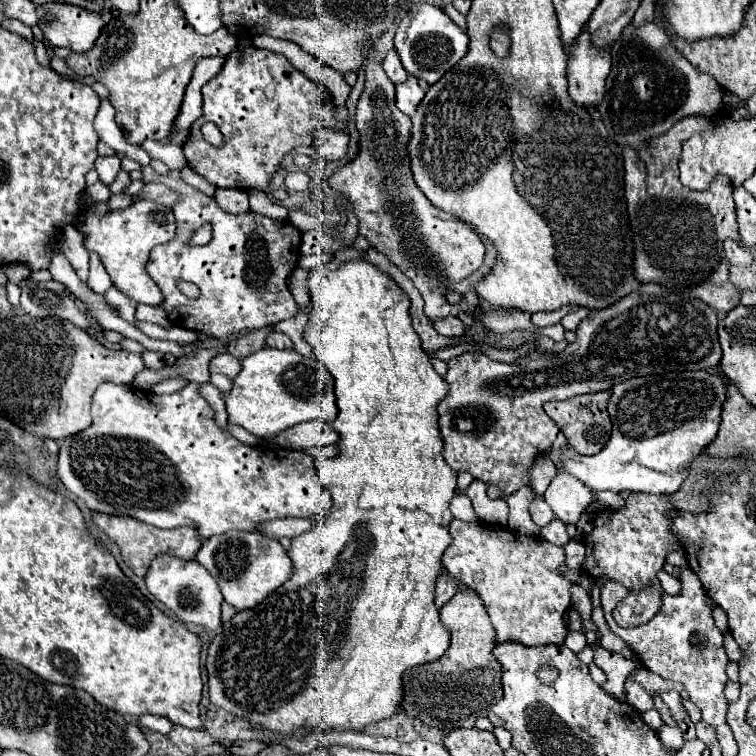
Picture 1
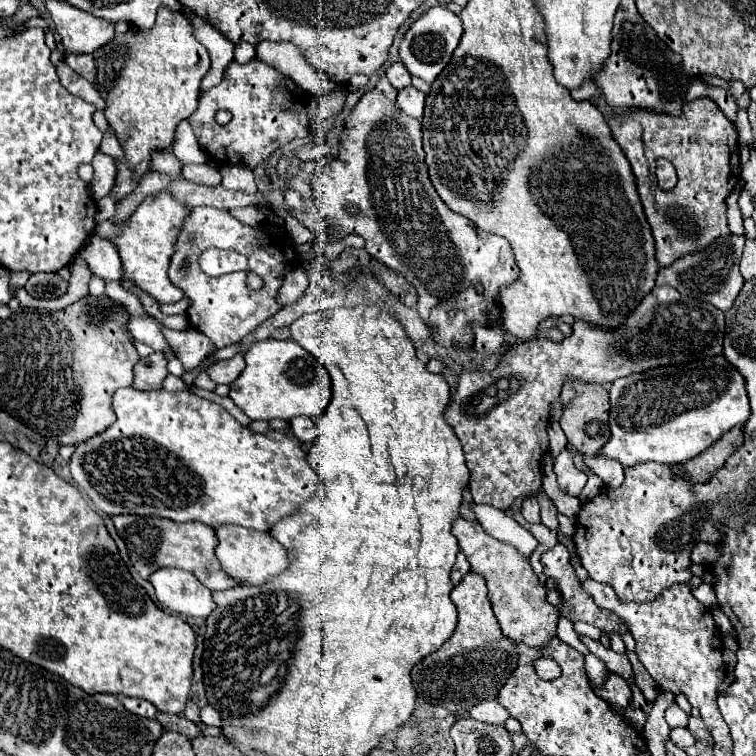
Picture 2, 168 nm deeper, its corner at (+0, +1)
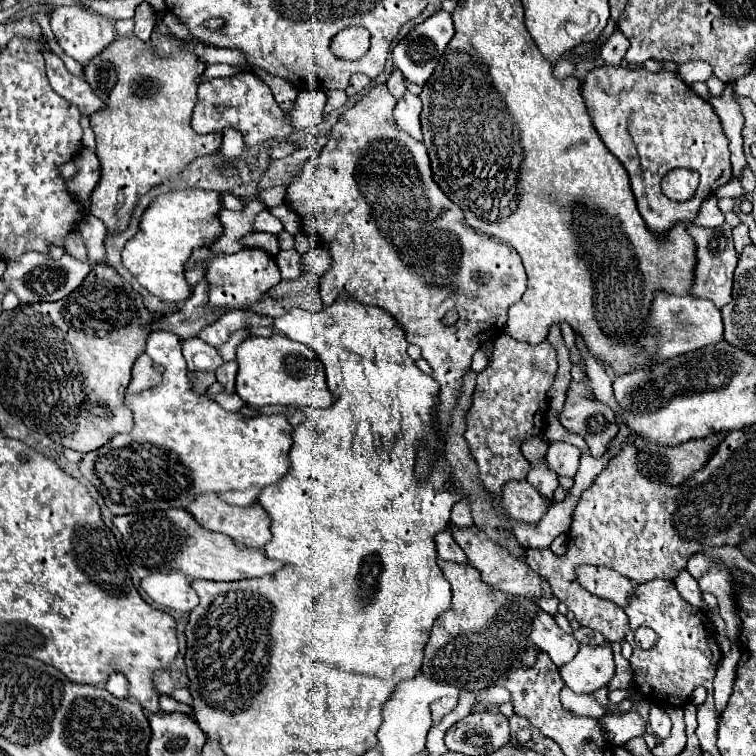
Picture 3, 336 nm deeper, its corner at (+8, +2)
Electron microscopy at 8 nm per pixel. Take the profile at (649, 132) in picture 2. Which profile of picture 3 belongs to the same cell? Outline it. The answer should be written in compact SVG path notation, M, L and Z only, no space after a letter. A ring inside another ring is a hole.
M604 64L604 66L592 68L586 74L586 78L582 82L582 96L586 100L586 108L590 112L592 124L598 130L602 142L622 162L622 166L628 170L632 192L636 196L640 216L644 218L650 232L654 232L656 236L668 234L676 224L680 224L684 220L694 220L700 212L702 202L716 188L720 188L724 182L732 180L728 138L722 132L720 118L716 116L716 112L712 110L712 106L706 100L696 96L680 80L678 74L668 72L668 70L650 74L644 68L628 70L626 66L606 66ZM674 168L688 168L688 170L696 170L700 174L698 192L686 202L676 202L676 200L670 200L662 194L660 182Z

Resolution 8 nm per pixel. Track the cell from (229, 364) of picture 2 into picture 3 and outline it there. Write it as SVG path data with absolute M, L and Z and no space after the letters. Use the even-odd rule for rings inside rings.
M224 362L218 370L216 370L216 380L224 386L226 392L234 392L234 378L236 378L236 362Z

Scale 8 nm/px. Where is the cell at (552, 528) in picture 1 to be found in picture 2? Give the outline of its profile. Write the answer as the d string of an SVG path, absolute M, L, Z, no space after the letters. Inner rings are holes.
M540 489L536 493L538 503L540 503L540 515L542 515L542 523L548 529L558 529L558 519L556 519L556 505L546 497L546 493Z

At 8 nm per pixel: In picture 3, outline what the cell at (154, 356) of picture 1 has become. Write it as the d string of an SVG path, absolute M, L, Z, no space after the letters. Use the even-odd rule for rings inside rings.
M140 354L140 358L132 366L132 380L128 384L128 392L142 392L146 388L154 388L162 382L162 374L156 372L154 360L148 354Z

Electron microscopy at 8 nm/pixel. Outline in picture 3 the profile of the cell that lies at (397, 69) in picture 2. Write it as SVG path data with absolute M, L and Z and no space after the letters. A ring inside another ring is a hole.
M394 70L394 72L390 74L390 78L386 80L386 86L388 86L388 90L390 90L390 94L392 94L394 98L402 98L402 94L406 92L406 84L404 84L402 72L400 72L400 70Z

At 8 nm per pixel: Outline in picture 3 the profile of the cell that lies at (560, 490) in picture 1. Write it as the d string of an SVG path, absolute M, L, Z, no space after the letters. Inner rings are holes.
M552 442L546 454L546 464L550 466L552 472L556 472L558 478L560 476L574 478L580 466L578 460L580 460L580 450L566 442Z

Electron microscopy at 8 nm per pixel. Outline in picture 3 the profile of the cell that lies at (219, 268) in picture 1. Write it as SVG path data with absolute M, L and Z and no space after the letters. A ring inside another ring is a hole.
M210 246L196 248L186 262L186 270L204 262L206 282L208 282L208 306L214 314L226 314L240 308L250 308L250 304L262 300L262 296L274 288L282 278L276 266L276 258L260 248L242 248L238 254L214 254Z

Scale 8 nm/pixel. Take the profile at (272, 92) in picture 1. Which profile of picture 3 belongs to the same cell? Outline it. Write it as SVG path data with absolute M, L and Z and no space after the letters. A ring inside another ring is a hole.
M240 72L230 78L214 78L208 82L202 82L198 86L198 104L194 106L190 126L198 134L210 134L210 132L224 132L226 128L234 128L242 132L246 146L256 146L266 140L286 140L288 136L294 134L294 126L286 120L284 110L276 104L270 88L266 82L262 82L254 72Z

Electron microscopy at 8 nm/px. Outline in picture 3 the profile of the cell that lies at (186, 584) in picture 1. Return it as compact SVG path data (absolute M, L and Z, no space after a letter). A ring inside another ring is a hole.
M180 570L156 572L142 580L144 592L160 606L178 612L192 612L200 604L198 594L194 592L190 580Z

